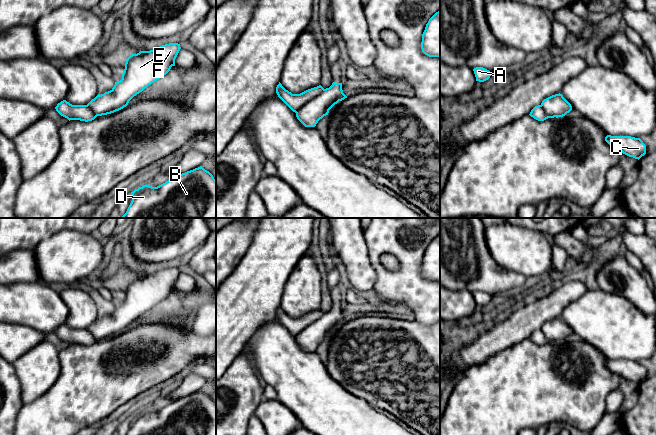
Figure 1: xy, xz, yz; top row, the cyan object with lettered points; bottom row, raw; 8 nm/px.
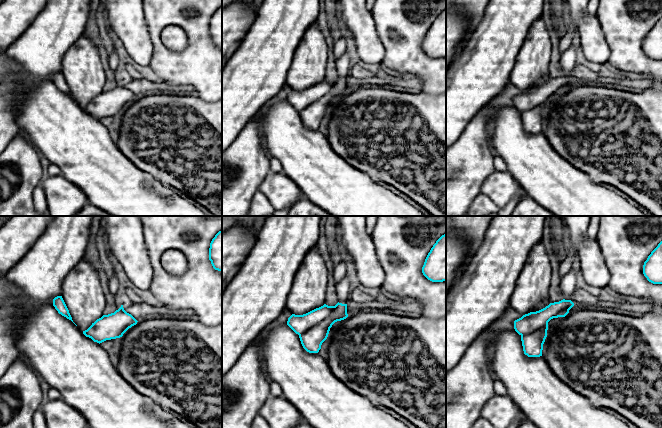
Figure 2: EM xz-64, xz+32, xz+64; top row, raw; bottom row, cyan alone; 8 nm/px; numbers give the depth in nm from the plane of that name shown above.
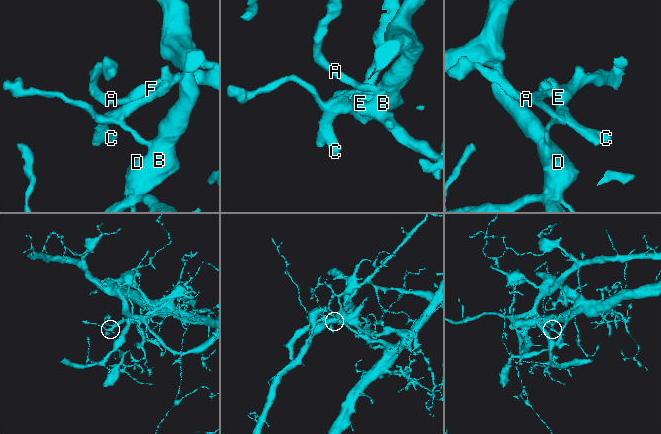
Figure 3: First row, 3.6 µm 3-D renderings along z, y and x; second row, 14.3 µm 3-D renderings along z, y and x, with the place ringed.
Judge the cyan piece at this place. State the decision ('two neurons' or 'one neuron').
two neurons

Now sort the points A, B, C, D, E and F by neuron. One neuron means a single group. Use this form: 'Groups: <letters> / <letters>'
Groups: A C E F / B D

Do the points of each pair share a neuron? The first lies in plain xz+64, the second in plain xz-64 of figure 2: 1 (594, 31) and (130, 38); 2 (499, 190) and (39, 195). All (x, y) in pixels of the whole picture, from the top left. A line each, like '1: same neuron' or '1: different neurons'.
1: same neuron
2: different neurons

